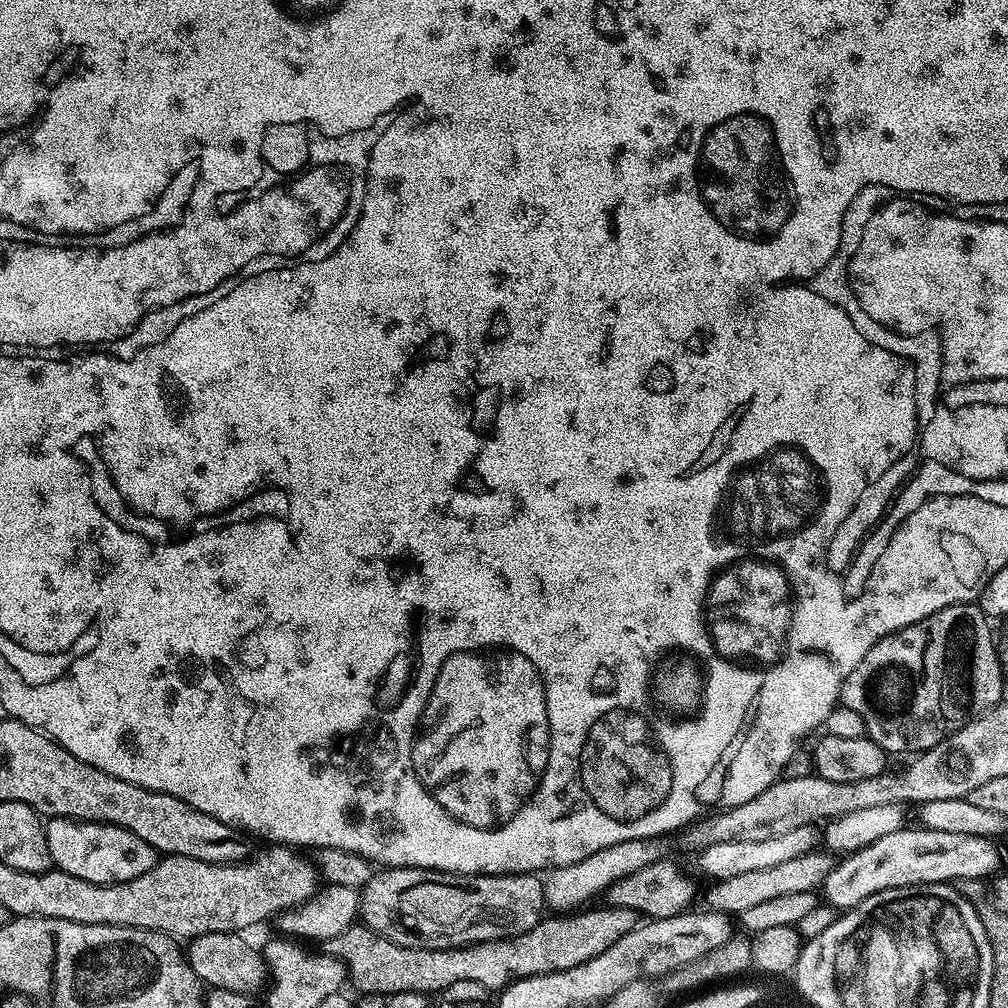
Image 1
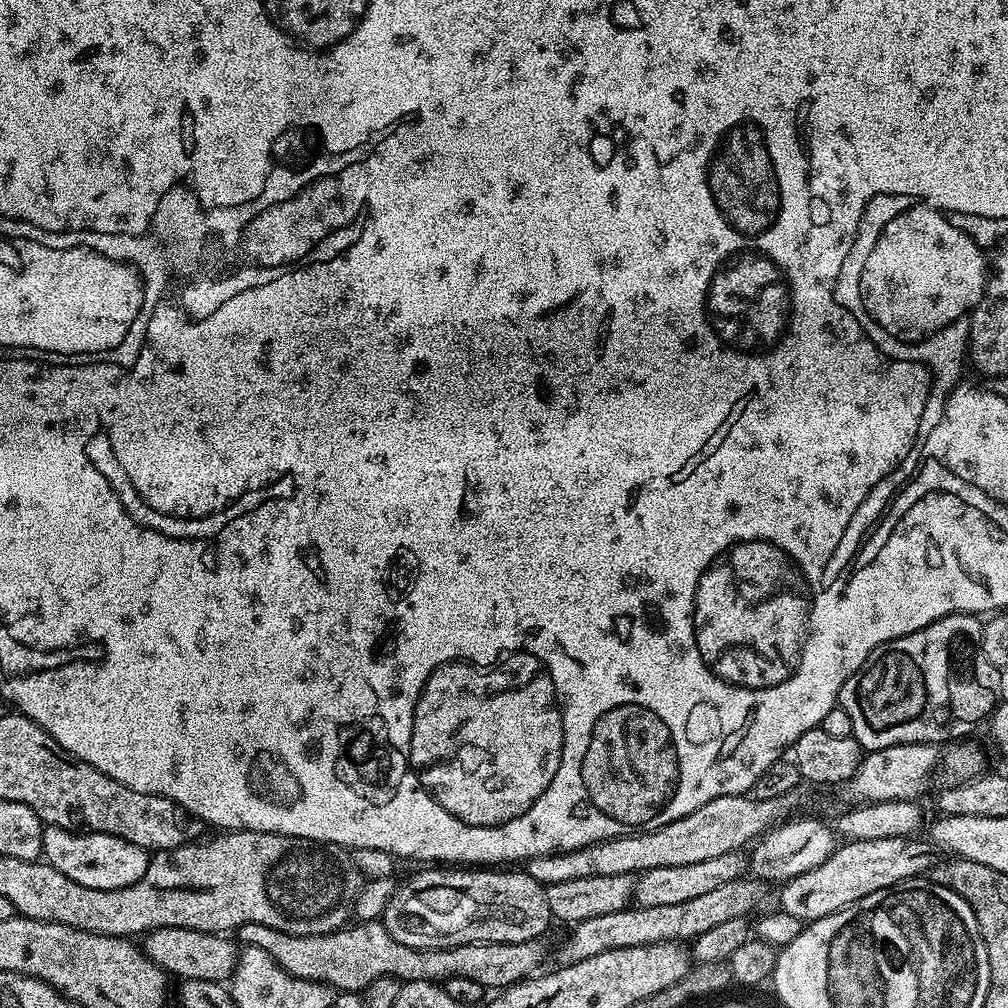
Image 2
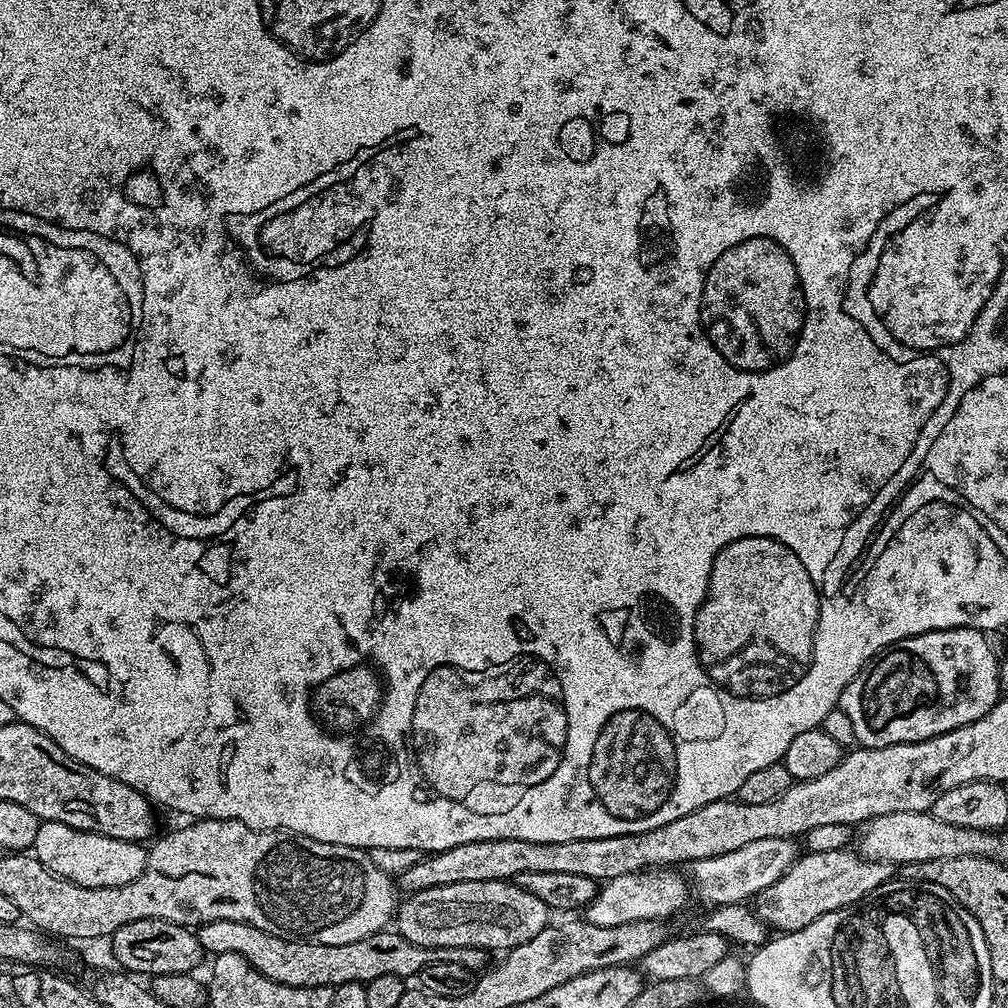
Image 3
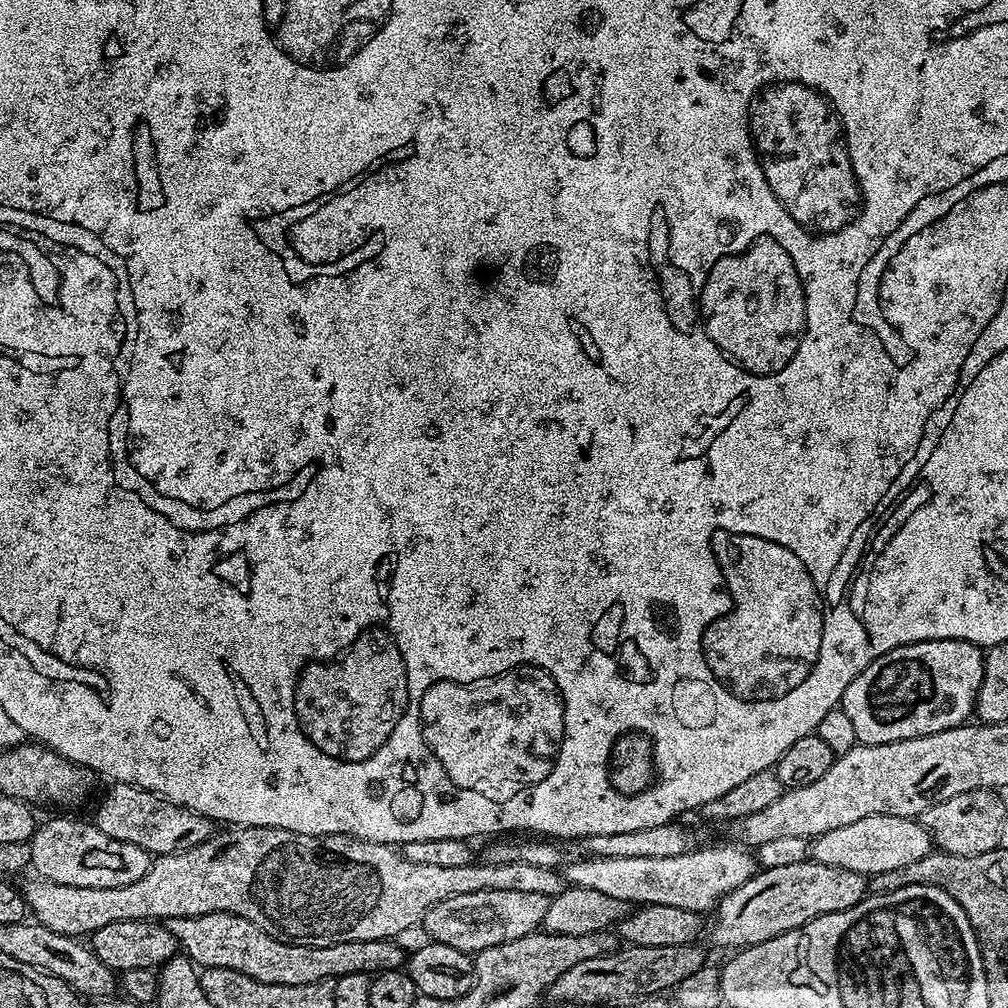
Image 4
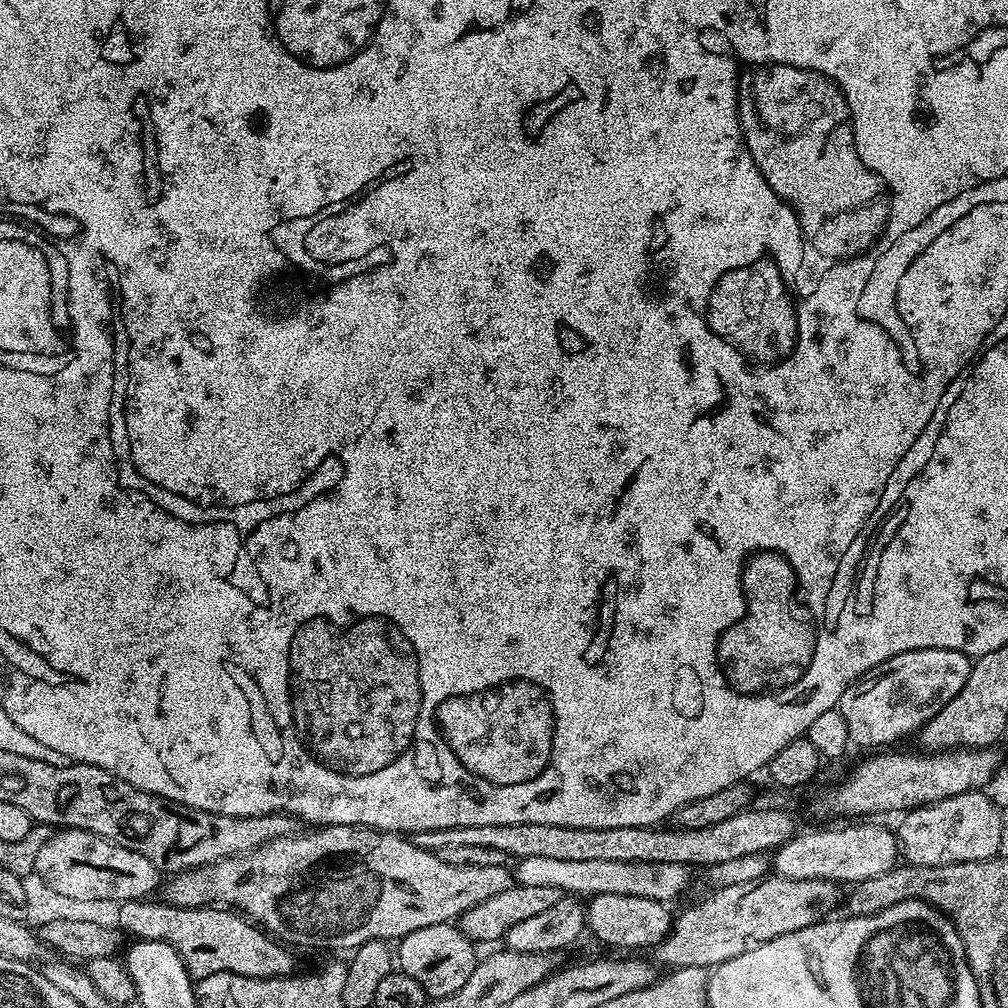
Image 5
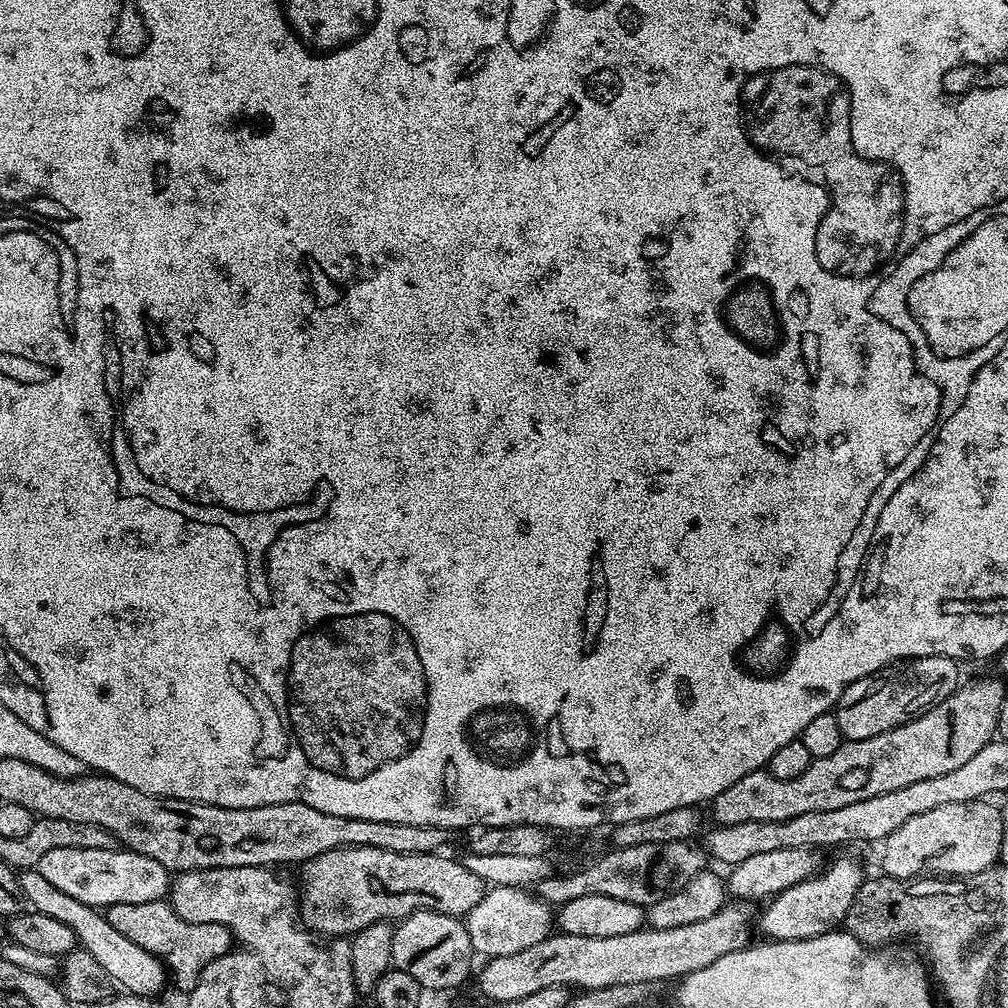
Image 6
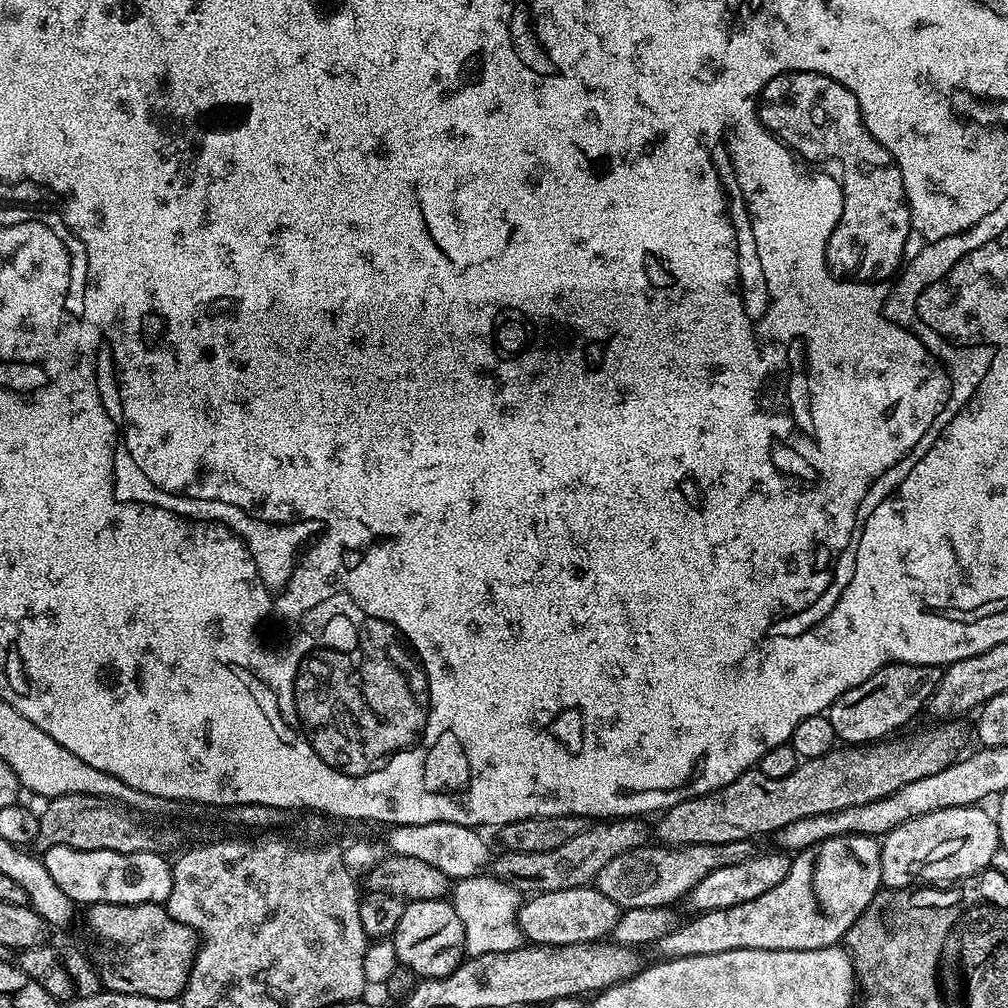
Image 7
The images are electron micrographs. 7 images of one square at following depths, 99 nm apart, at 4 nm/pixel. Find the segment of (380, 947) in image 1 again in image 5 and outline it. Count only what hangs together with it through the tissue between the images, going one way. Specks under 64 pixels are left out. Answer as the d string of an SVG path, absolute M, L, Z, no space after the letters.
M145 898L126 900L119 905L115 923L121 932L136 940L166 942L178 950L193 981L210 974L233 972L246 978L290 976L297 971L296 956L289 945L257 926L247 916L228 906L179 908L177 904Z

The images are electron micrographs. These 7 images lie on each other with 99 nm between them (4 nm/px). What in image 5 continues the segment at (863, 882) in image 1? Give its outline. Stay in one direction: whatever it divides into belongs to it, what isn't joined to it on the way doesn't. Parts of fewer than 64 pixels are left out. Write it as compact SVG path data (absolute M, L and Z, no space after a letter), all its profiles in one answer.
M769 874L763 880L751 880L709 891L710 894L705 900L698 901L693 908L686 909L681 916L679 913L673 919L670 934L654 949L654 956L657 956L655 959L661 965L668 964L664 966L669 969L702 966L711 970L717 964L726 962L730 958L738 958L738 954L746 954L750 949L770 942L782 934L790 934L794 930L802 930L806 926L817 923L825 914L831 913L828 911L839 900L841 903L842 892L840 896L839 890L841 891L837 881L834 880L795 880Z

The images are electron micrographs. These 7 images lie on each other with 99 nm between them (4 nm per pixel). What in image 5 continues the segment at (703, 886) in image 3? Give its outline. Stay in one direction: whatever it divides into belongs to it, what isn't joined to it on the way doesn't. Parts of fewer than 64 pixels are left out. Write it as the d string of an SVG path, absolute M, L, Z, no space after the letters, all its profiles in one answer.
M554 858L516 860L514 880L522 886L554 886L561 894L591 898L598 894L630 894L673 902L688 888L693 873L686 864L639 864L638 862L569 862Z

